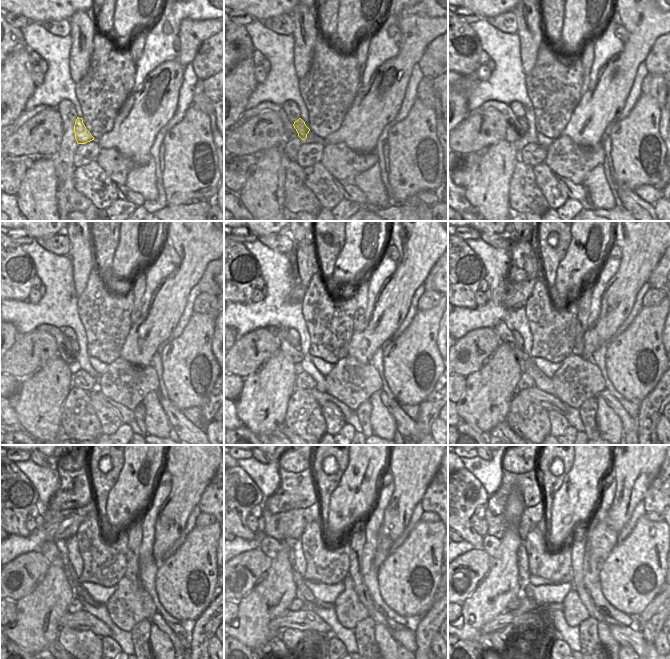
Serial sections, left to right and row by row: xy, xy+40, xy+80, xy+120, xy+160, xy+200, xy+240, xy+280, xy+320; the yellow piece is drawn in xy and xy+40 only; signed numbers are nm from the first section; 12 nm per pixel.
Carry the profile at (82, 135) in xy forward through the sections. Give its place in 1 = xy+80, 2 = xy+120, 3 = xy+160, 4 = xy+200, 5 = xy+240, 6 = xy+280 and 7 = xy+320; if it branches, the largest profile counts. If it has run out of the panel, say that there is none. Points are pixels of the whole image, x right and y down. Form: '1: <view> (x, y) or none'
1: xy+80 (522, 120)
2: xy+120 (73, 344)
3: xy+160 (282, 332)
4: xy+200 (501, 330)
5: xy+240 (49, 549)
6: xy+280 (270, 546)
7: xy+320 (492, 545)

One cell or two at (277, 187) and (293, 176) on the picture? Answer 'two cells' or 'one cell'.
two cells

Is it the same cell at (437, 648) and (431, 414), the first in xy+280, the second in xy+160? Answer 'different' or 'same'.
different

